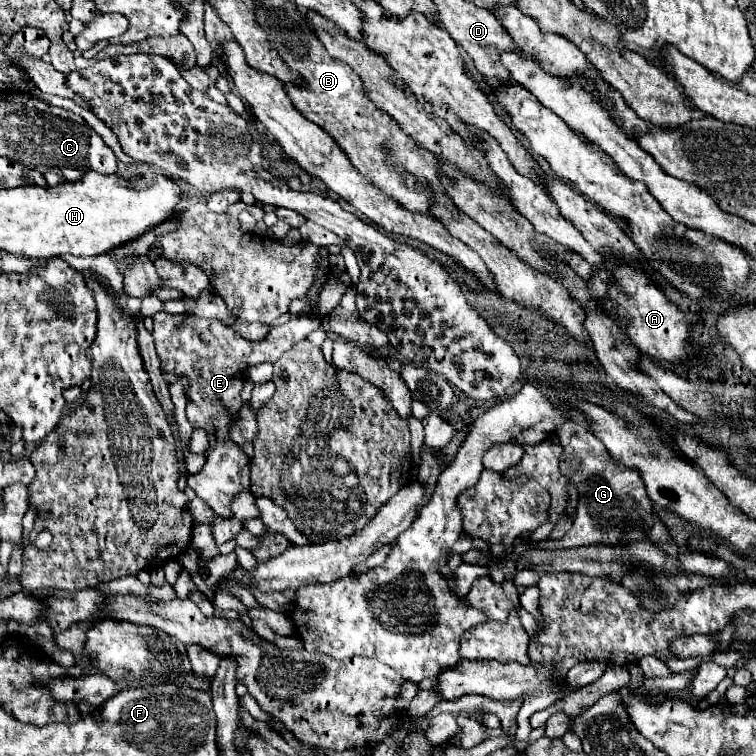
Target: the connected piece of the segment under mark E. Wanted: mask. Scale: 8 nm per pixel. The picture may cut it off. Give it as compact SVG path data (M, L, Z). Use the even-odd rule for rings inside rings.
M159 311L153 315L155 321L155 329L153 329L153 339L155 339L155 349L157 355L161 359L161 371L163 375L169 375L173 379L177 379L179 375L185 375L189 379L189 385L185 389L187 395L187 421L193 425L193 429L203 429L207 433L209 439L209 449L205 451L205 465L199 473L189 475L187 477L187 487L191 487L199 499L203 499L203 503L207 503L217 517L231 517L231 503L233 497L241 491L249 491L249 471L251 471L251 459L241 451L241 447L229 437L229 427L233 425L233 421L237 419L237 413L243 405L241 401L241 389L247 377L247 369L259 363L275 363L287 349L291 349L295 343L307 339L307 335L317 329L321 325L321 317L319 313L315 313L313 317L309 315L295 315L289 323L273 327L269 331L269 335L261 341L261 343L251 343L247 339L243 339L237 331L233 331L229 325L223 325L221 321L215 319L201 319L195 315L183 315L181 323L171 321L171 315L165 311Z

